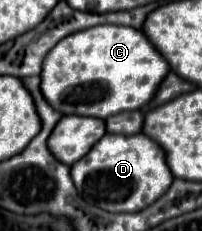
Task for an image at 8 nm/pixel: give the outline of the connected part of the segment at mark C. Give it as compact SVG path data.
M102 24L76 32L48 52L42 62L40 90L60 114L108 118L124 110L138 110L152 98L168 74L168 62L146 40L144 32L128 26Z

